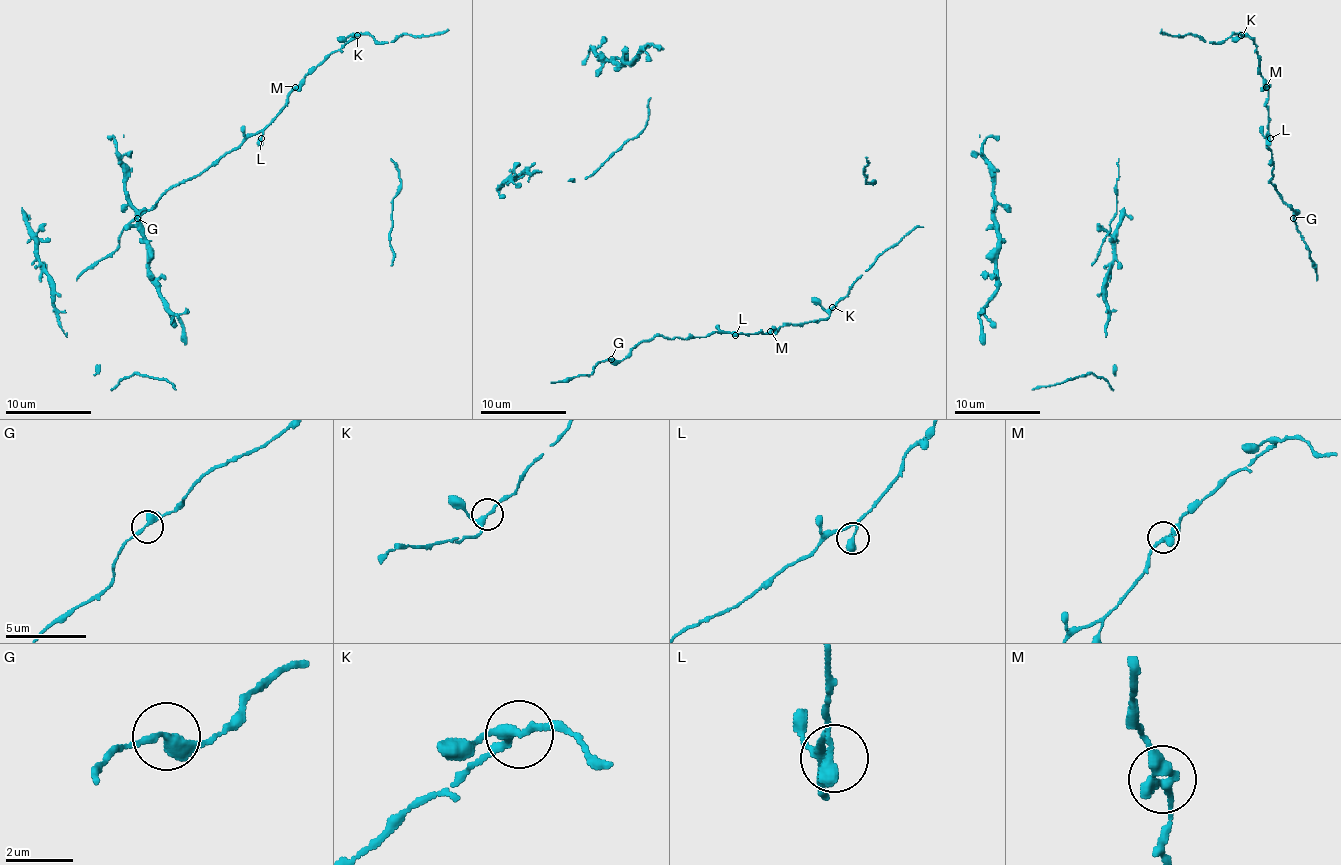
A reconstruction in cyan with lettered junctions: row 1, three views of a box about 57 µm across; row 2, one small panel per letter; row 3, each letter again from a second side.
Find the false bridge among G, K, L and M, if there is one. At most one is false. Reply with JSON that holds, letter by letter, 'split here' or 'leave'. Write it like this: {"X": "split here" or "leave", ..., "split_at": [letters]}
{"G": "leave", "K": "leave", "L": "leave", "M": "split here", "split_at": ["M"]}

